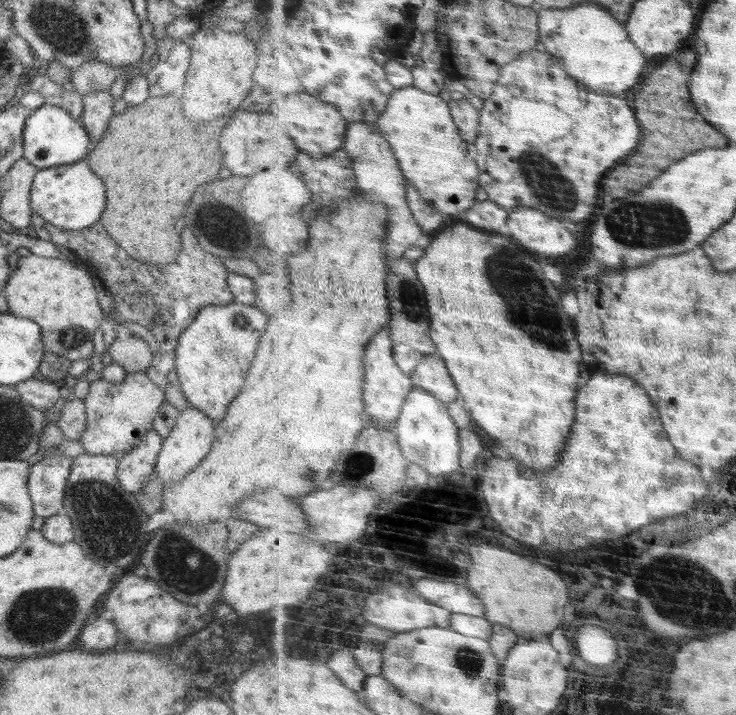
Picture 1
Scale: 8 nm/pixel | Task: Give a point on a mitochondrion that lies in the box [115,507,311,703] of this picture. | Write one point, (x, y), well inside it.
(183, 568)

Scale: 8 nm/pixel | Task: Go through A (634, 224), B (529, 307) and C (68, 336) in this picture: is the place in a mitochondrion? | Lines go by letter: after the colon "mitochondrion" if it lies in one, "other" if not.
A: mitochondrion
B: mitochondrion
C: mitochondrion

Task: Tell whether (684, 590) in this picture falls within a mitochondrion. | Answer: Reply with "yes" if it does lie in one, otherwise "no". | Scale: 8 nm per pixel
yes

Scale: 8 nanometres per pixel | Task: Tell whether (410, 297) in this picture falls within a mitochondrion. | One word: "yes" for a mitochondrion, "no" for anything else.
yes

